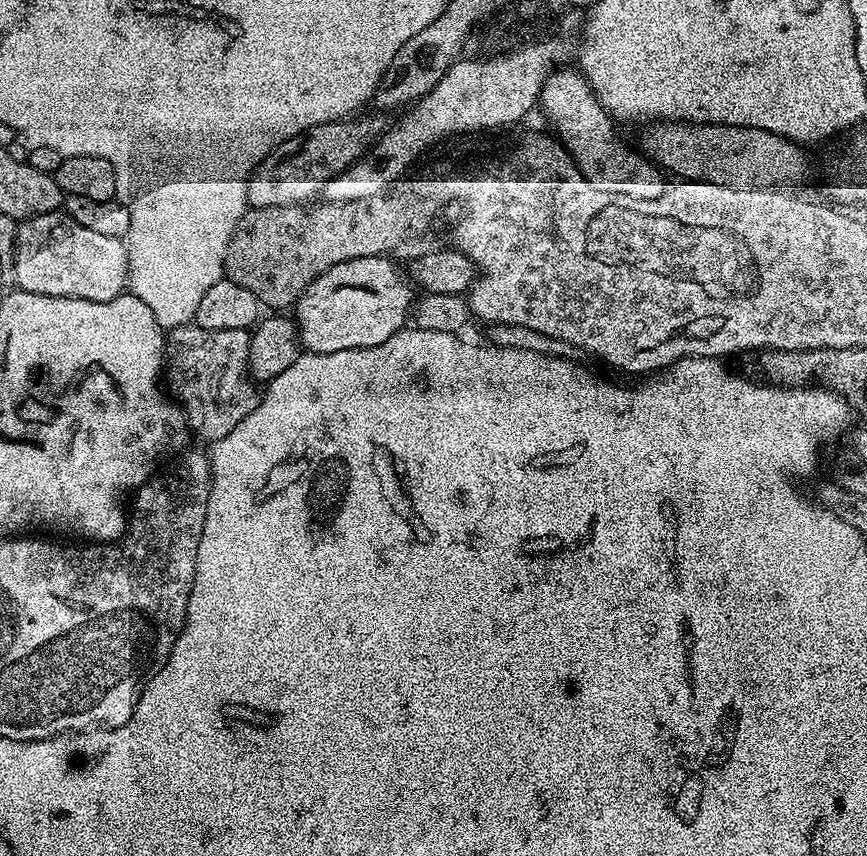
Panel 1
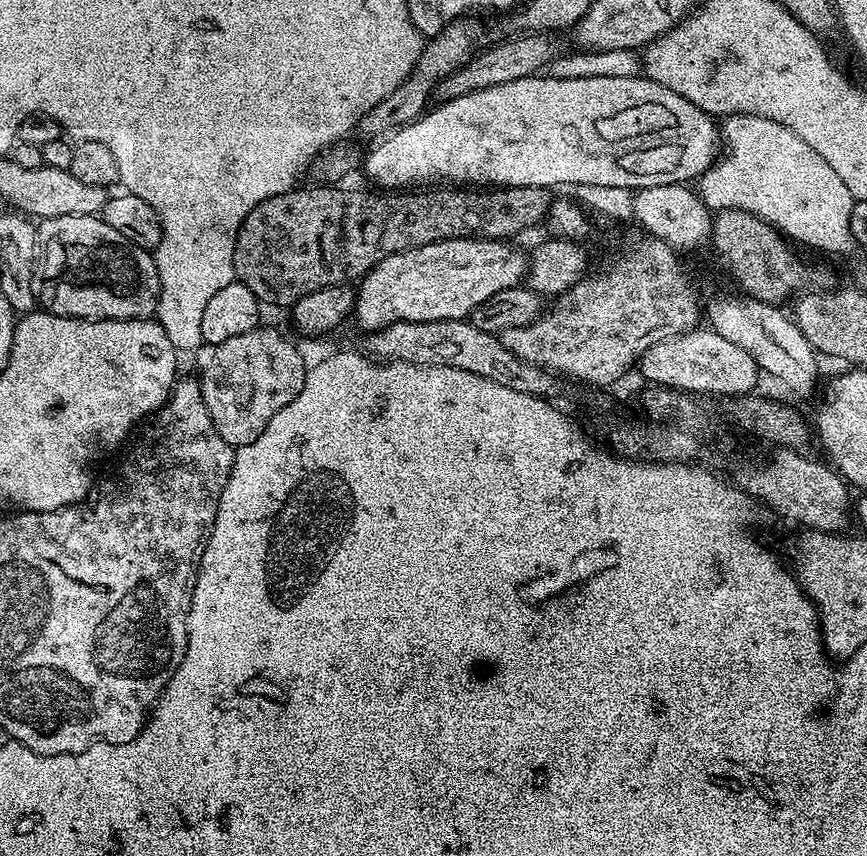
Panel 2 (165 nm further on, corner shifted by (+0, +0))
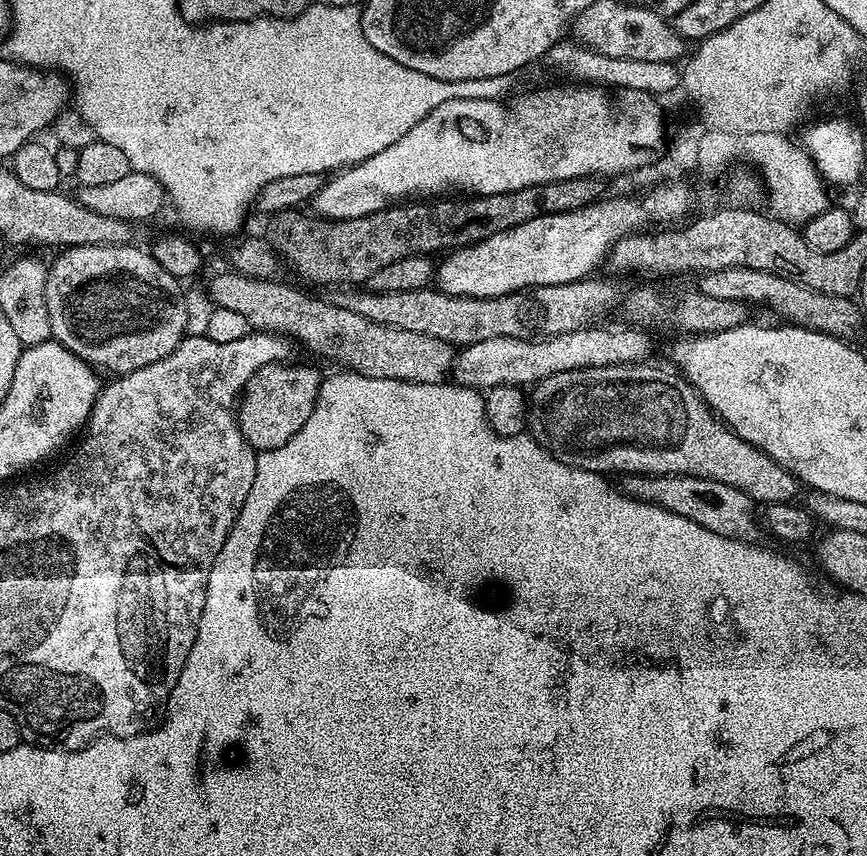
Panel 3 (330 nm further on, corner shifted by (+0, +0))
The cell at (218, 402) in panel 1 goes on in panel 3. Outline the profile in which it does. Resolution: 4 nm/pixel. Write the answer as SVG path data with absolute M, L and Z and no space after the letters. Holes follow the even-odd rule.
M296 362L267 364L259 368L244 387L238 405L240 429L248 445L261 453L290 442L290 438L306 426L306 418L310 418L314 410L321 379L321 373L304 364L296 365Z

